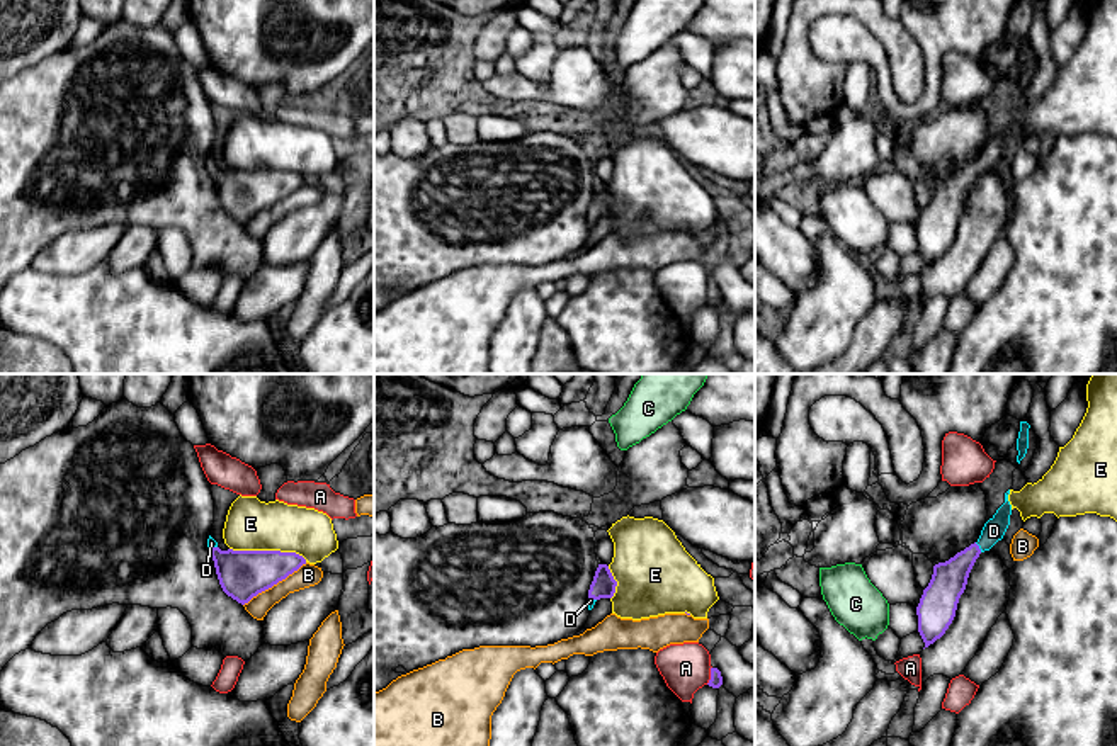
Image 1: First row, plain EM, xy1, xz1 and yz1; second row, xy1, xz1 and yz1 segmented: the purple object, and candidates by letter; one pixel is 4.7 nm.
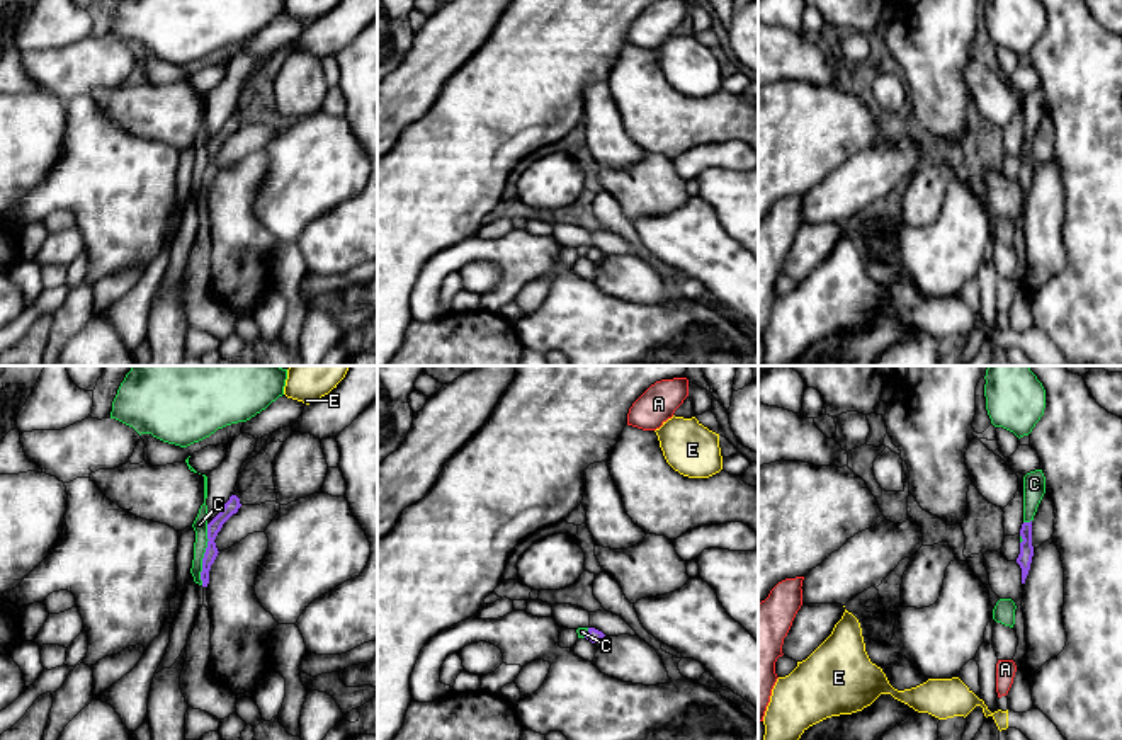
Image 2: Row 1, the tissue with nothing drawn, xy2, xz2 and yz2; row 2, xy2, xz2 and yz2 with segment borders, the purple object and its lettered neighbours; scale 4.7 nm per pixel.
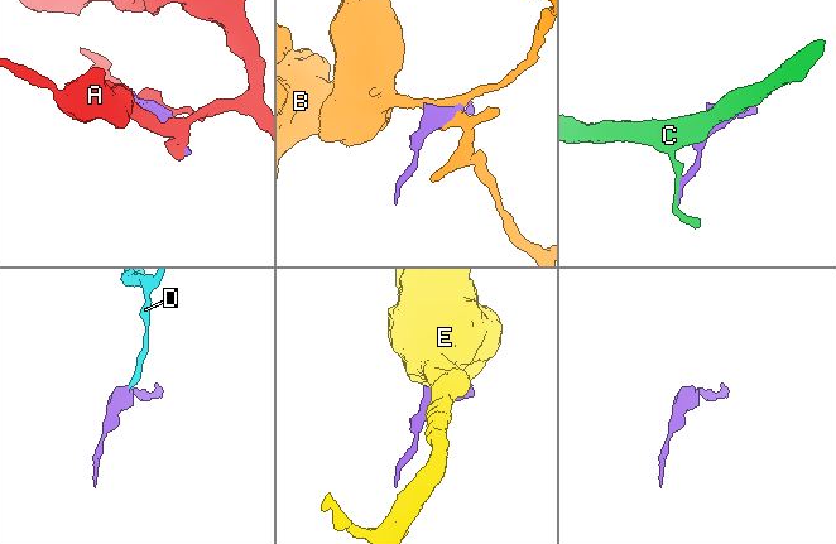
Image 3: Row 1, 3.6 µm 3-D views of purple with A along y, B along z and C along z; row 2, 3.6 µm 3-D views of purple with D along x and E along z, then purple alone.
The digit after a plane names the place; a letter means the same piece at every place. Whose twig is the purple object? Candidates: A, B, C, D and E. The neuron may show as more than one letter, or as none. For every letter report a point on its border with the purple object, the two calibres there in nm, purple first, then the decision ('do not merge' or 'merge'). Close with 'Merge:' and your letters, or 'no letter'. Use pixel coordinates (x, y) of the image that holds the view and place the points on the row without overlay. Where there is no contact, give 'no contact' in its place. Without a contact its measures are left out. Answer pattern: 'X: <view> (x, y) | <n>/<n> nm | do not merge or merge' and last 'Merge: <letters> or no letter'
A: xz1 (711, 294) | 60/240 nm | do not merge
B: xy1 (274, 203) | 220/110 nm | do not merge
C: xy2 (204, 174) | 70/70 nm | do not merge
D: yz1 (978, 167) | 170/110 nm | merge
E: xy1 (269, 170) | 220/240 nm | do not merge
Merge: D

